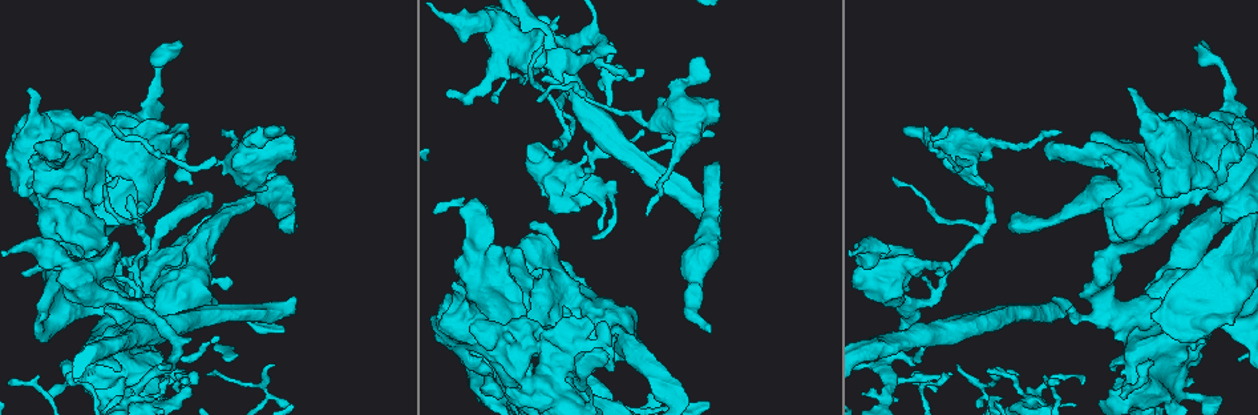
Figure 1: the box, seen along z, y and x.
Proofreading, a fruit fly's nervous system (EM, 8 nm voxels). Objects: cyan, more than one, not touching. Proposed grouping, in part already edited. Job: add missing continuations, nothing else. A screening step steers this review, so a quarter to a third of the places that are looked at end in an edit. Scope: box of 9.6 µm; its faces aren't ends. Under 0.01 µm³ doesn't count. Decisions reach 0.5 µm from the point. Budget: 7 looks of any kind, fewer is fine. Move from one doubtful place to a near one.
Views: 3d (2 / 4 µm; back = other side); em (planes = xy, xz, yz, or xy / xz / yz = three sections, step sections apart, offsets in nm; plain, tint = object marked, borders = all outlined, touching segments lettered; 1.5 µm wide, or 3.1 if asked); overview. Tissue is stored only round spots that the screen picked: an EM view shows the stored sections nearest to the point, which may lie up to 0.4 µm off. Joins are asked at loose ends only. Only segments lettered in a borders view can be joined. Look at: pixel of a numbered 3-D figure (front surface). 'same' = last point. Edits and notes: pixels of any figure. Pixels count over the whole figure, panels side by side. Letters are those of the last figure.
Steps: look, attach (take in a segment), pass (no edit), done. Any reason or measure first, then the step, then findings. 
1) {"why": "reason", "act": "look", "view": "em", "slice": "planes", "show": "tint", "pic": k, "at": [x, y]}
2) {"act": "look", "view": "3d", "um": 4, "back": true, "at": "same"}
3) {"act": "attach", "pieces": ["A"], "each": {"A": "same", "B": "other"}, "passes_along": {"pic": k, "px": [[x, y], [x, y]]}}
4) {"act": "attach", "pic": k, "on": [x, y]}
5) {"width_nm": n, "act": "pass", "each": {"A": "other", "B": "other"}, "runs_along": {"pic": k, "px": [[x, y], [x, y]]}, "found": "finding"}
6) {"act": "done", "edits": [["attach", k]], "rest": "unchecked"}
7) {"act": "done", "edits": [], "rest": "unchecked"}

{"why": "an open end", "act": "look", "view": "3d", "um": 4, "pic": 1, "at": [500, 324]}

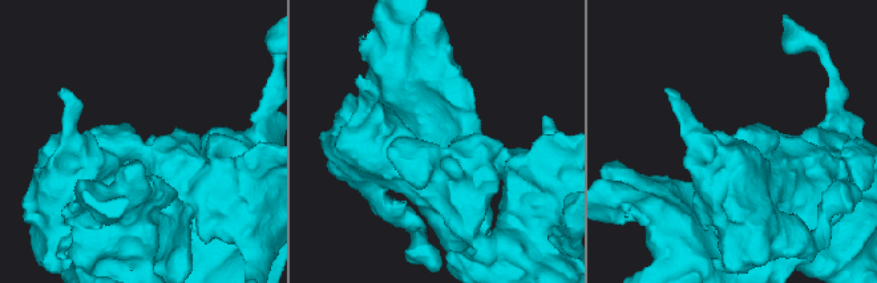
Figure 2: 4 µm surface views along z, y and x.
{"act": "look", "view": "em", "slice": "xy", "step": 4, "show": "borders", "pic": 2, "at": [144, 142]}

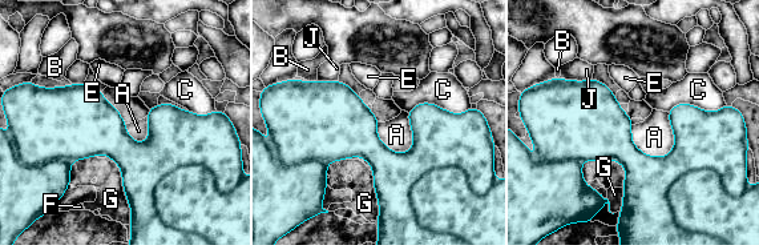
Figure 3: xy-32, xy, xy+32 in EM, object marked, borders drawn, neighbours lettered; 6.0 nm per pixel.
{"act": "look", "view": "em", "slice": "planes", "show": "borders", "at": "same"}

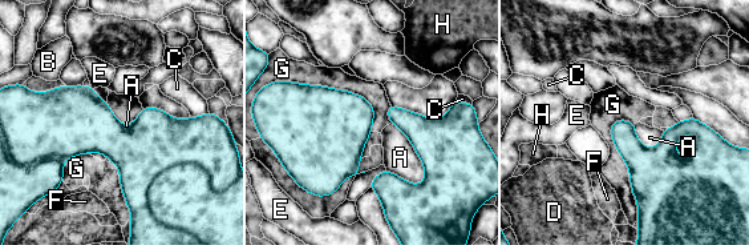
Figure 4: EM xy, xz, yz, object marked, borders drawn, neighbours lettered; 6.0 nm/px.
{"longest_contact_nm": ["G", 600], "act": "pass", "each": {"A": "other", "B": "other", "C": "other", "D": "other", "E": "other", "F": "other", "G": "other", "H": "other"}, "border": {"pic": 4, "px": [[286, 80], [360, 95], [372, 131]]}, "found": "no lettered segment goes on from it"}

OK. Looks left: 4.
{"why": "free end", "act": "look", "view": "3d", "um": 2, "pic": 1, "at": [717, 169]}

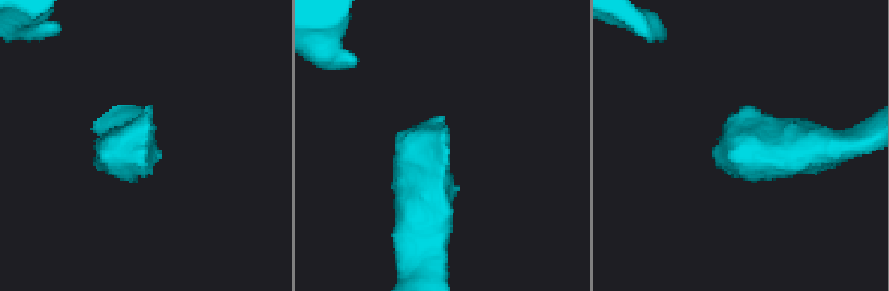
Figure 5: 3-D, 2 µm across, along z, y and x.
{"act": "look", "view": "em", "um": 3.1, "slice": "planes", "show": "tint", "pic": 5, "at": [748, 107]}

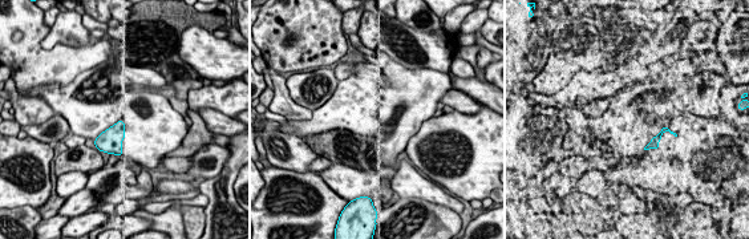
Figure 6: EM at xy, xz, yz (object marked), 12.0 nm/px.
{"why": "see the neighbours", "act": "look", "view": "em", "um": 3.1, "slice": "planes", "show": "borders", "at": "same"}

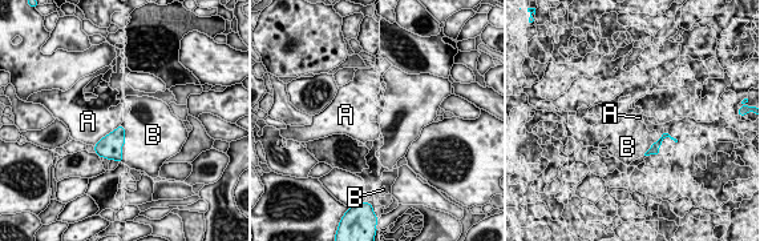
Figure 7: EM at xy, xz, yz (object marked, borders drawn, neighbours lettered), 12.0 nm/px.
{"act": "pass", "each": {"A": "other", "B": "other"}, "border": {"pic": 7, "px": [[113, 131], [102, 136], [93, 145]]}, "found": "none of them fits"}

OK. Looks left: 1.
{"why": "an open end", "act": "look", "view": "em", "slice": "xz", "step": 8, "show": "borders", "pic": 1, "at": [221, 132]}

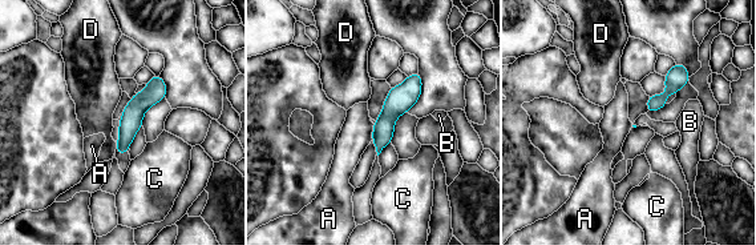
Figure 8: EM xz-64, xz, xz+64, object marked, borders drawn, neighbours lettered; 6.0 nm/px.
{"act": "pass", "each": {"A": "other", "B": "other", "C": "other", "D": "other"}, "found": "none of them fits"}

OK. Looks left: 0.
{"act": "done", "edits": [], "rest": "unchecked"}

